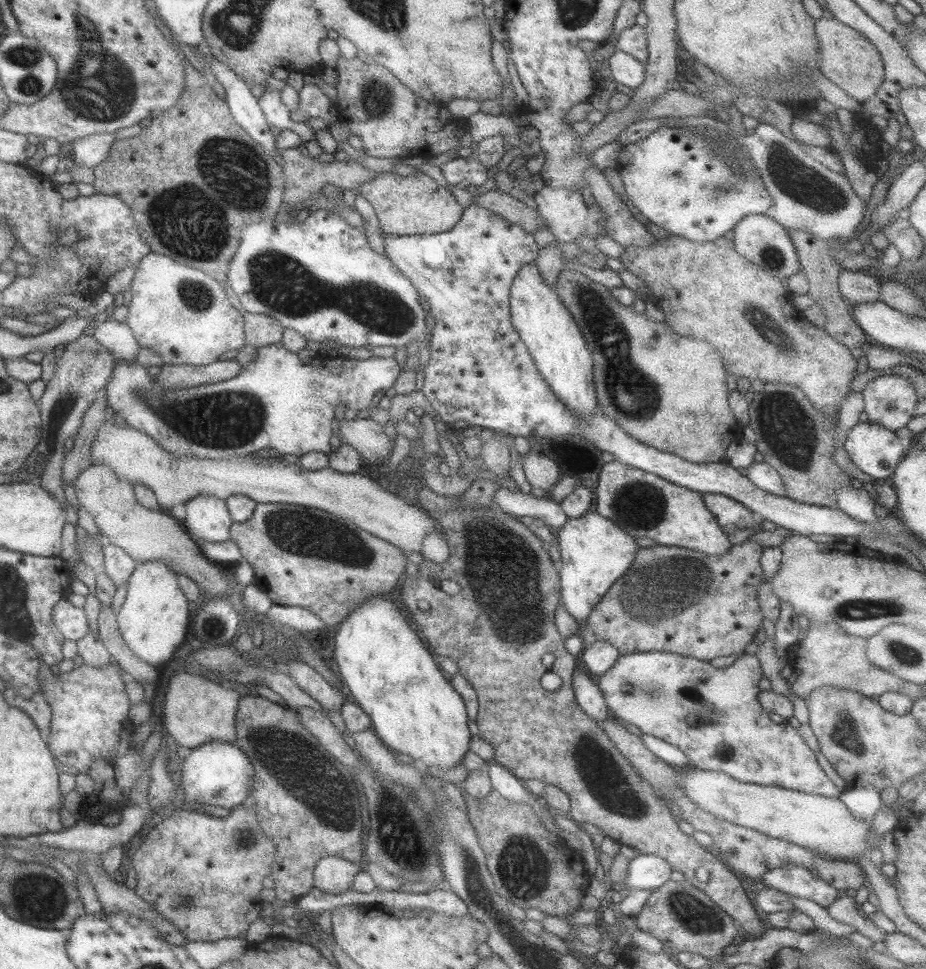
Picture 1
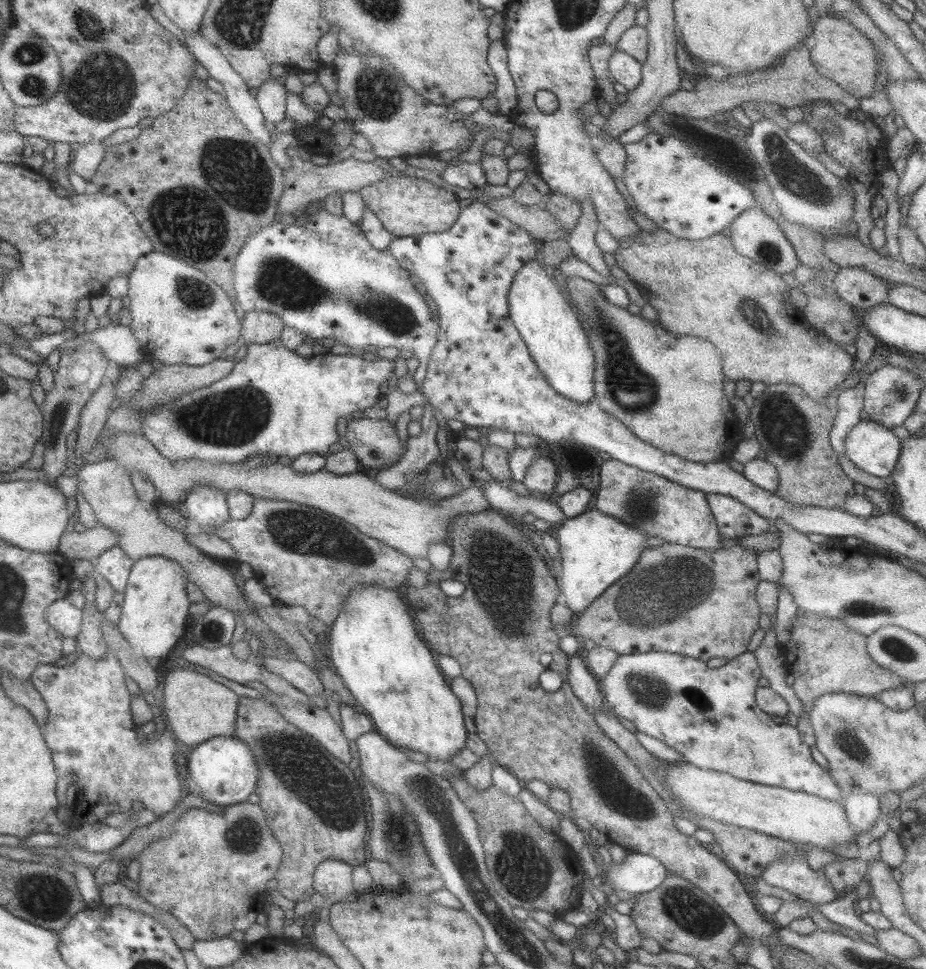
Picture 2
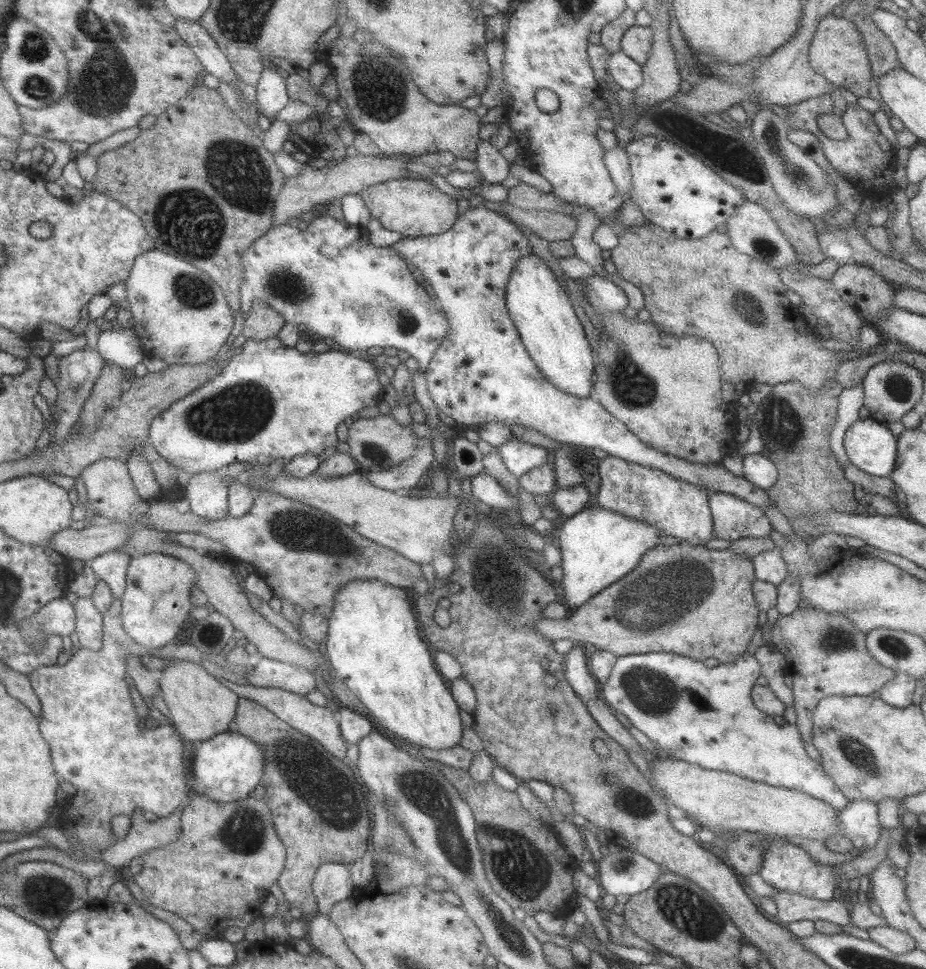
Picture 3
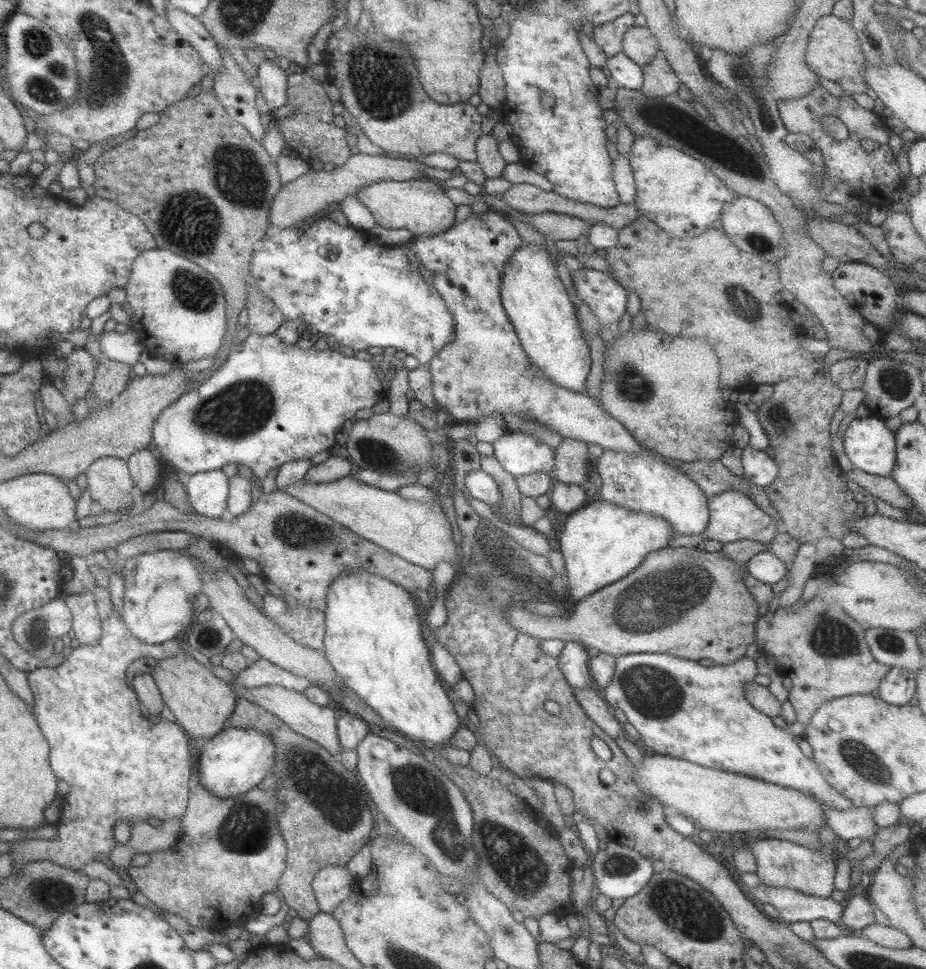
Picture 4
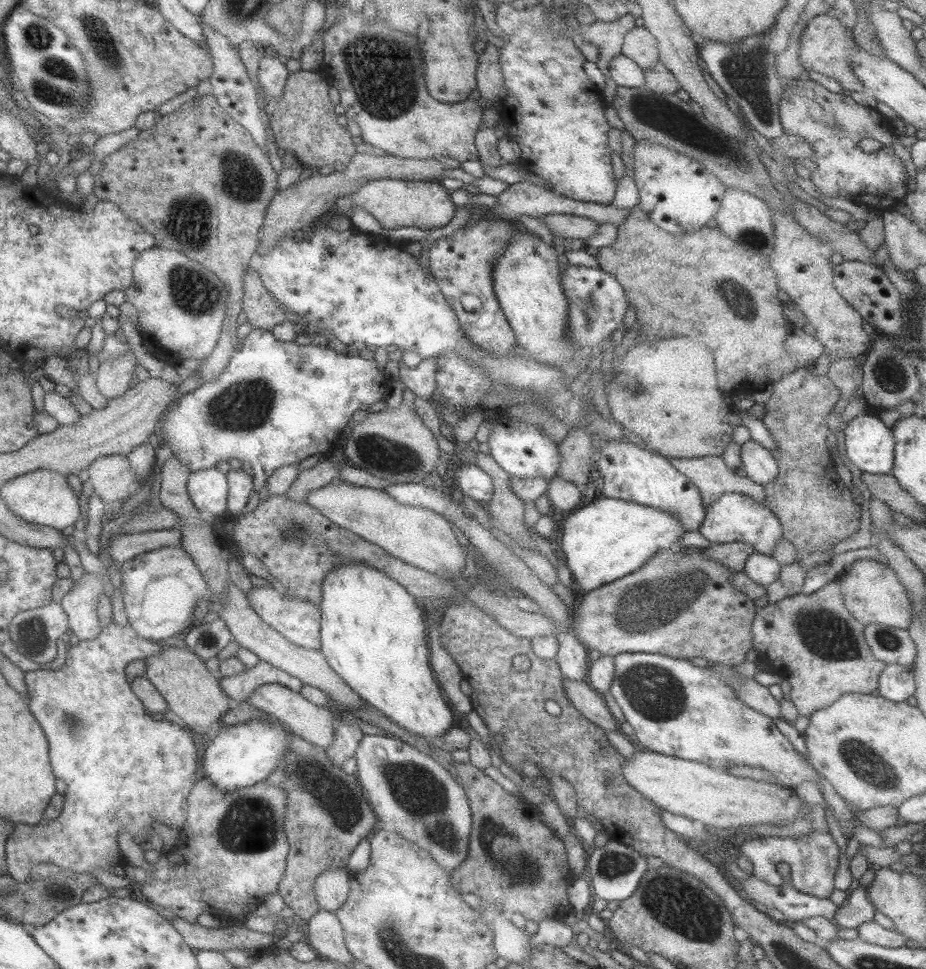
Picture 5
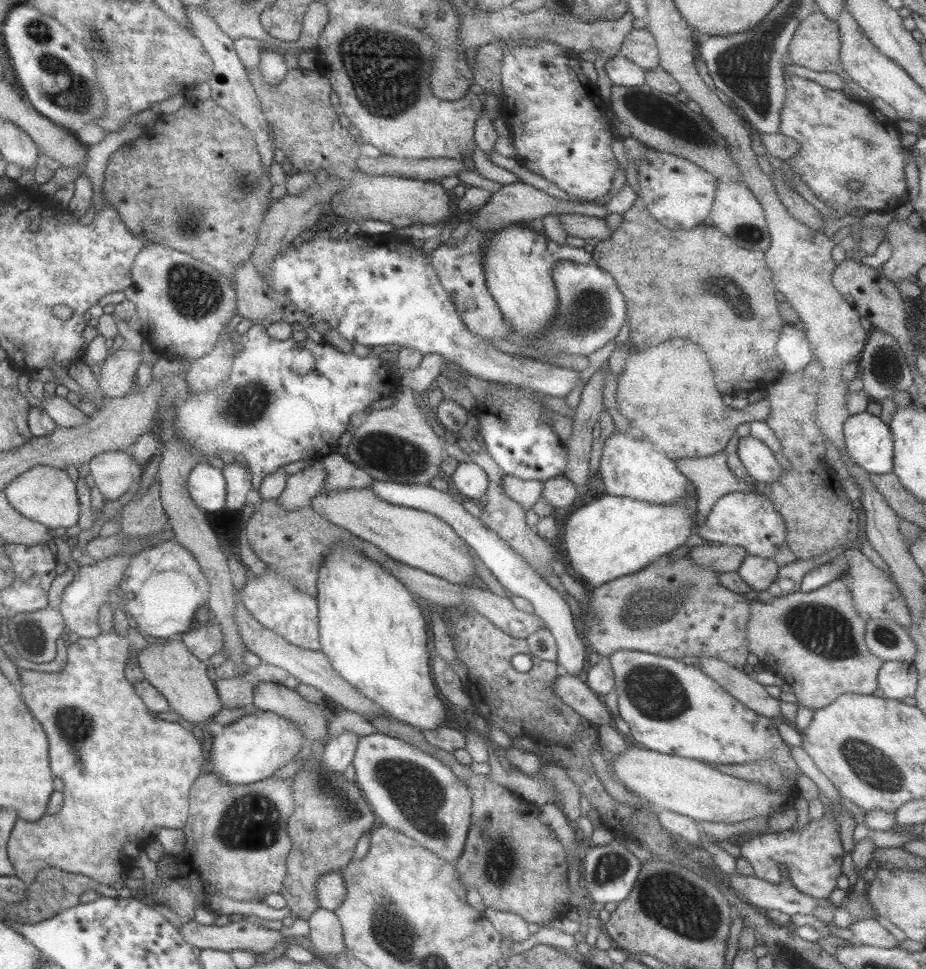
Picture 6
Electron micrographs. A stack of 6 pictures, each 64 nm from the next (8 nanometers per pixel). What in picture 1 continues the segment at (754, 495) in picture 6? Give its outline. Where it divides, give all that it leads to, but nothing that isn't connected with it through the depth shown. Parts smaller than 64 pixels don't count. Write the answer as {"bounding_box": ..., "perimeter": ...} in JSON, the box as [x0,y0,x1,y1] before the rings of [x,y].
{"bounding_box":[701,493,762,535],"perimeter":[[[702,493],[701,500],[705,502],[705,508],[713,514],[721,531],[726,535],[745,527],[753,527],[753,532],[759,532],[762,526],[761,519],[755,520],[754,513],[728,496]]]}

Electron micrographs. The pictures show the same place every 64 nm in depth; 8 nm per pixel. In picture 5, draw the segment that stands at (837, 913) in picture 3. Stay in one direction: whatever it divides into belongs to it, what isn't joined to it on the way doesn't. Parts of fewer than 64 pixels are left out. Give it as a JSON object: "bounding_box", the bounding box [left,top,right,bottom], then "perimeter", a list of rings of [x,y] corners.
{"bounding_box":[738,875,838,924],"perimeter":[[[752,875],[738,883],[754,906],[773,908],[785,916],[786,923],[789,924],[813,916],[823,916],[831,921],[838,910],[828,898],[799,892],[791,884],[771,885]]]}

